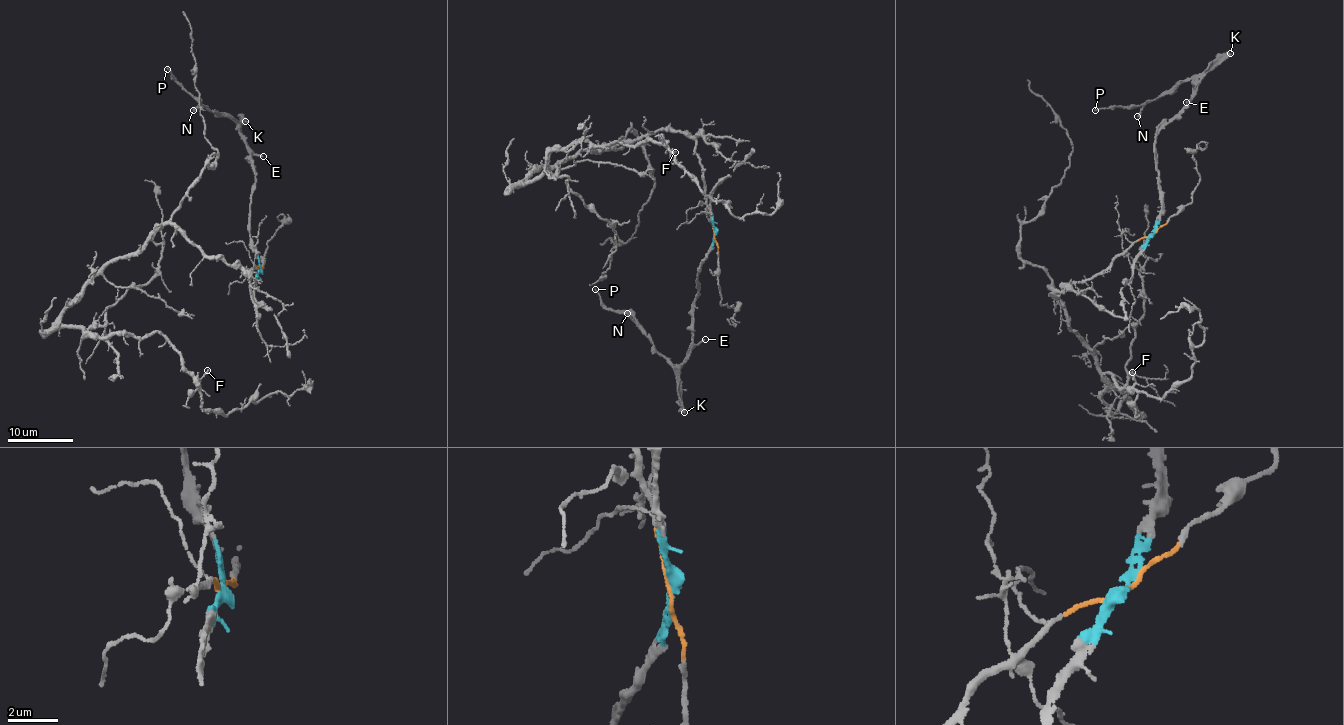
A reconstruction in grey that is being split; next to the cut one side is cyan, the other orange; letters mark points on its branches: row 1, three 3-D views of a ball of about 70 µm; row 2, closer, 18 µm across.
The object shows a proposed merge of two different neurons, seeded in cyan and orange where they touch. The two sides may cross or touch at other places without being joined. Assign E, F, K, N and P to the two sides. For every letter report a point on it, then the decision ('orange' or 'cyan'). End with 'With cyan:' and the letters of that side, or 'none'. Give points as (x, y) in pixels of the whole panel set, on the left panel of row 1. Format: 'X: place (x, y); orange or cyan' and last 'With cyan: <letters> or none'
E: place (263, 156); cyan
F: place (207, 370); orange
K: place (245, 121); cyan
N: place (193, 110); cyan
P: place (167, 69); cyan
With cyan: E, K, N, P

